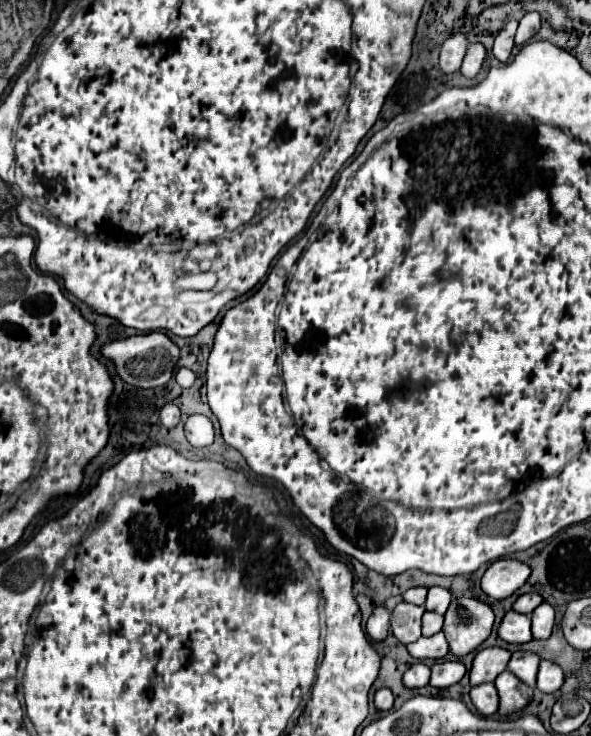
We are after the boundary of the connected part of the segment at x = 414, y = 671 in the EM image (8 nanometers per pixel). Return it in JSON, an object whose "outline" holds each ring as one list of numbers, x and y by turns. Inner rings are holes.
{"outline":[[415,663,411,665,405,675,403,675,403,683,409,689,419,689,425,687,429,683,429,667,425,663]]}

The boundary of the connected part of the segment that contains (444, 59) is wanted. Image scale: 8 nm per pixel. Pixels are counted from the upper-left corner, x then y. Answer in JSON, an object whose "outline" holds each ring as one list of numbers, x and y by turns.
{"outline":[[463,33,451,35,443,45,441,45,441,55,439,55,439,65,445,73,455,73,459,71,459,65,465,57,467,51,467,39]]}

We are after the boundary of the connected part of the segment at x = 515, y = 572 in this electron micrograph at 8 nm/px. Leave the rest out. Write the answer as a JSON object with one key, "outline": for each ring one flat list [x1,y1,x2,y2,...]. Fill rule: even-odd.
{"outline":[[497,559,485,571,481,587,493,599,511,597,531,575,531,567,517,559]]}

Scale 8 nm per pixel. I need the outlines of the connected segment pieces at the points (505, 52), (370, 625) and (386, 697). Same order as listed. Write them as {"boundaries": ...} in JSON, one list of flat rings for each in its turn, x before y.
{"boundaries":[[[509,21,495,37,495,43,493,43,493,55,505,63,511,55,511,49,515,47,513,43,513,35,515,35,515,29,517,29,517,21]],[[379,605,373,609,367,621,367,633,373,641,383,641,387,637,387,629,389,629,389,611,383,605]],[[387,687,377,689,377,693,375,693,375,707,381,709,381,711,389,711,393,707,393,693,391,693,391,689,387,689]]]}

